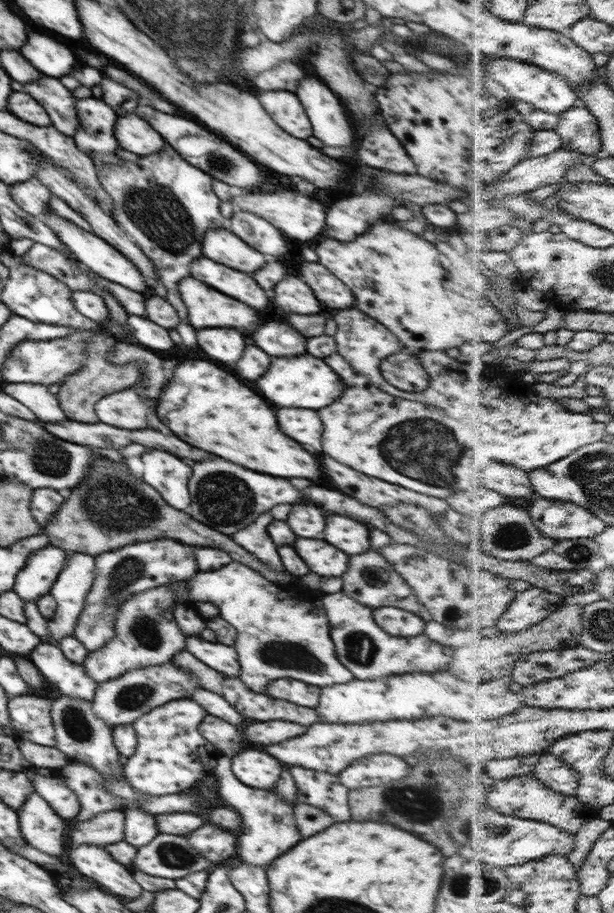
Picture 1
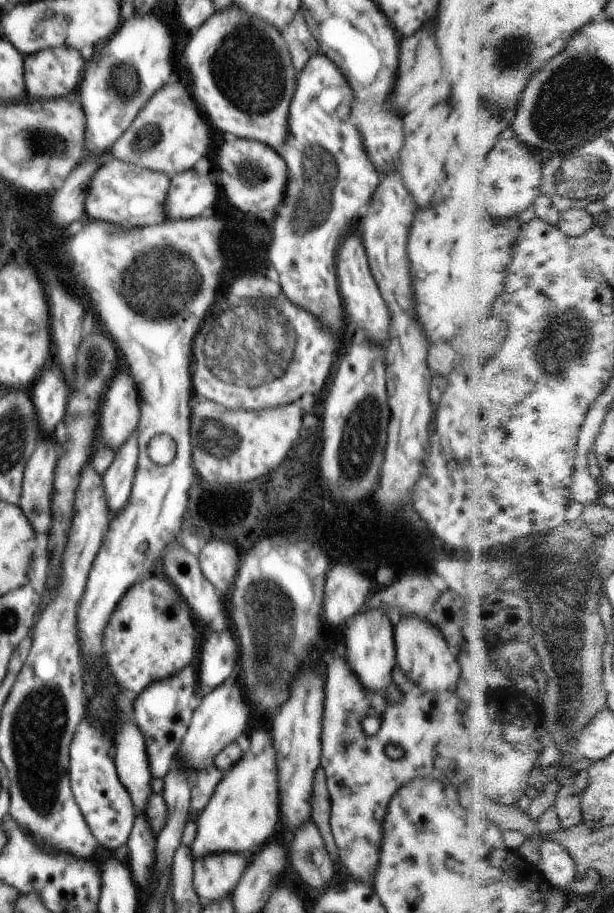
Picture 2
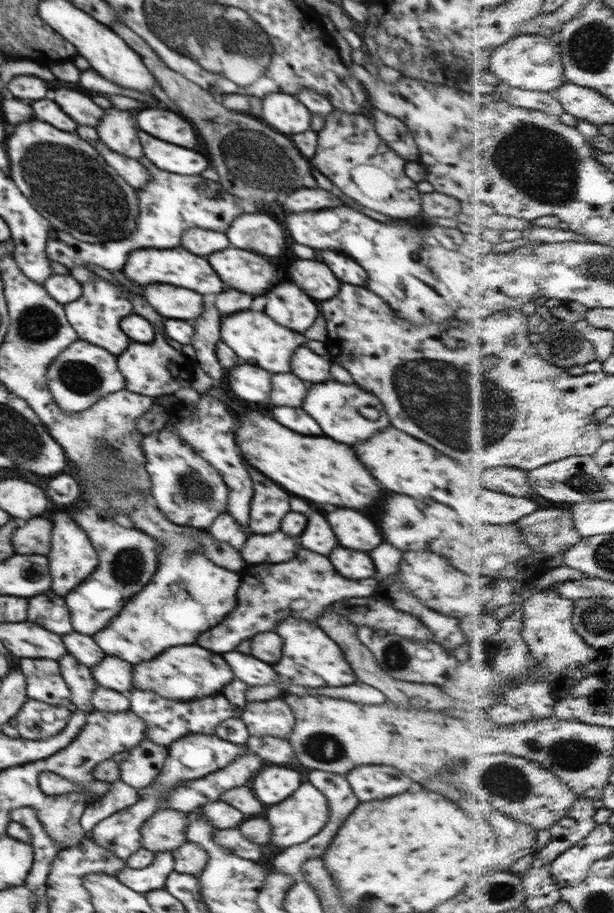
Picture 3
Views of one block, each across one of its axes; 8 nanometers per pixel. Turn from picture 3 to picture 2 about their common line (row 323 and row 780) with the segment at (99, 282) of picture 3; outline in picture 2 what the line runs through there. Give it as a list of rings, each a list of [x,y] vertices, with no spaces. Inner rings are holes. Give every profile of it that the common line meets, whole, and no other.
[[[86,711],[85,718],[78,723],[76,734],[72,737],[70,748],[68,748],[70,750],[70,768],[68,768],[70,786],[76,804],[82,810],[82,816],[94,838],[104,848],[114,850],[126,844],[134,828],[136,808],[130,800],[128,789],[124,788],[120,782],[114,760],[110,758],[110,748],[112,748],[112,738],[108,738],[108,734],[98,724],[92,724],[92,716]]]

